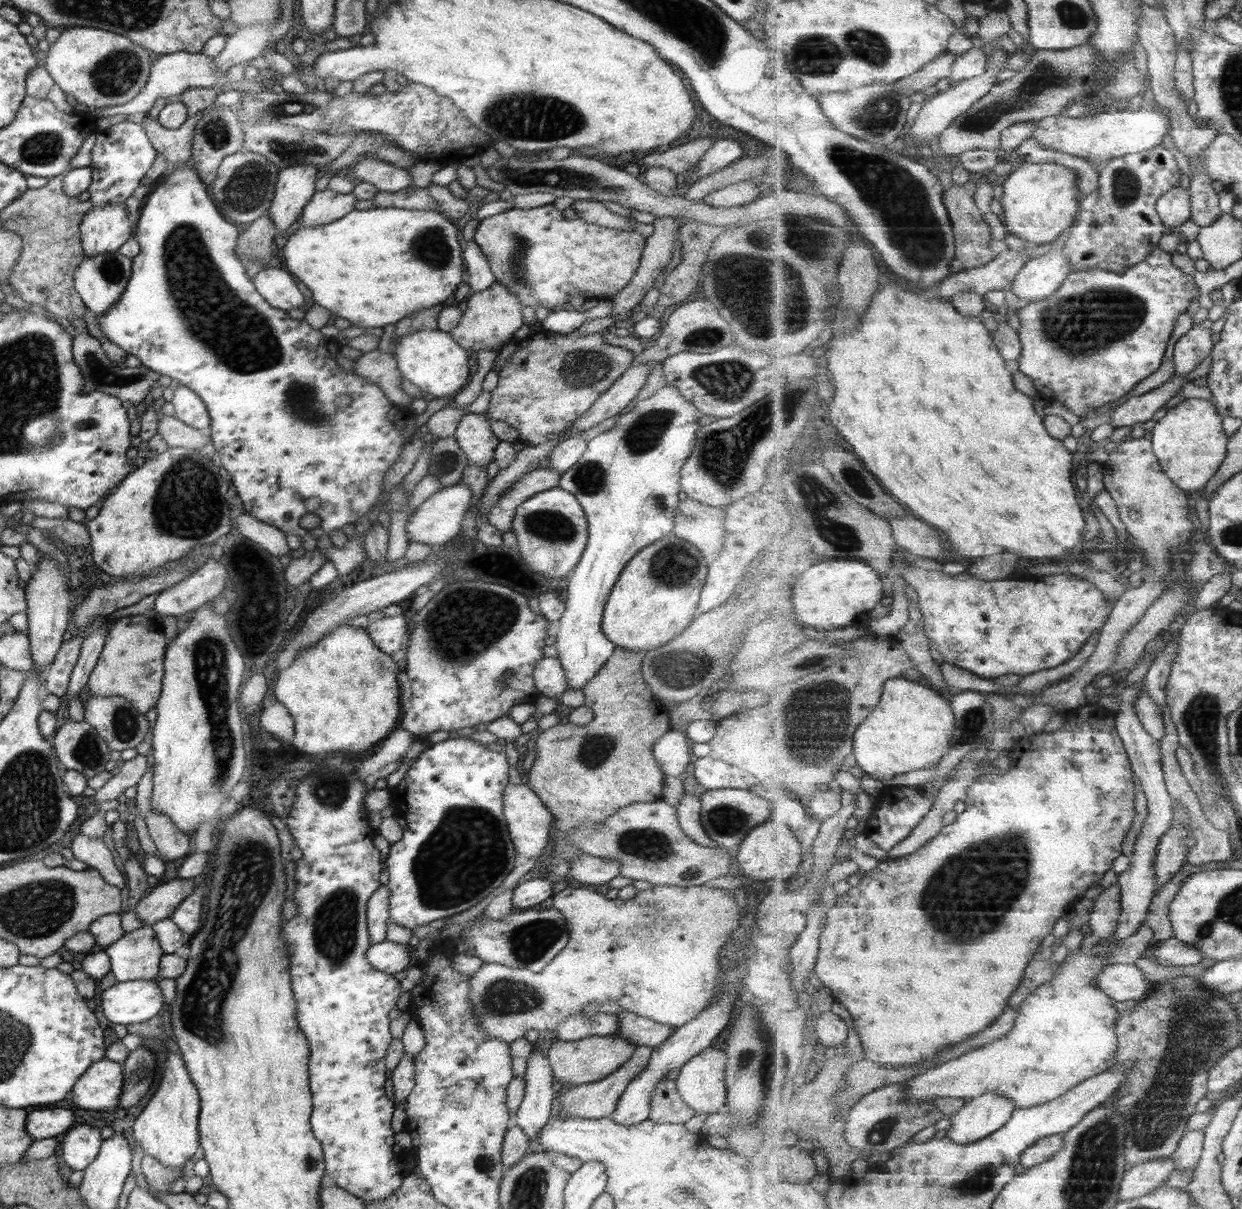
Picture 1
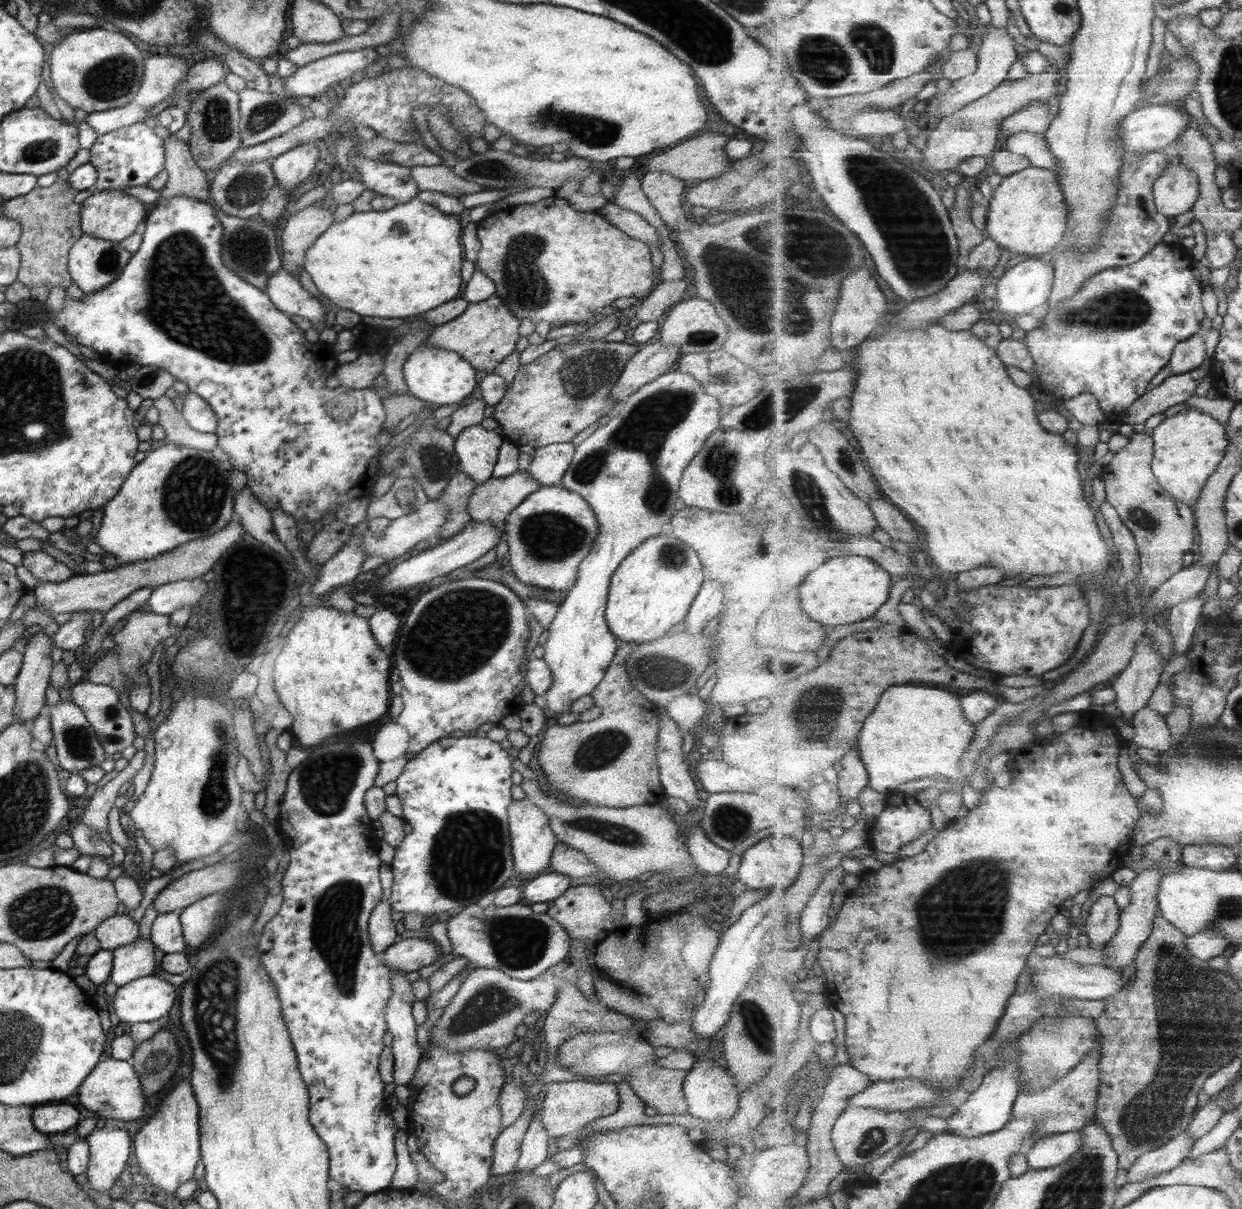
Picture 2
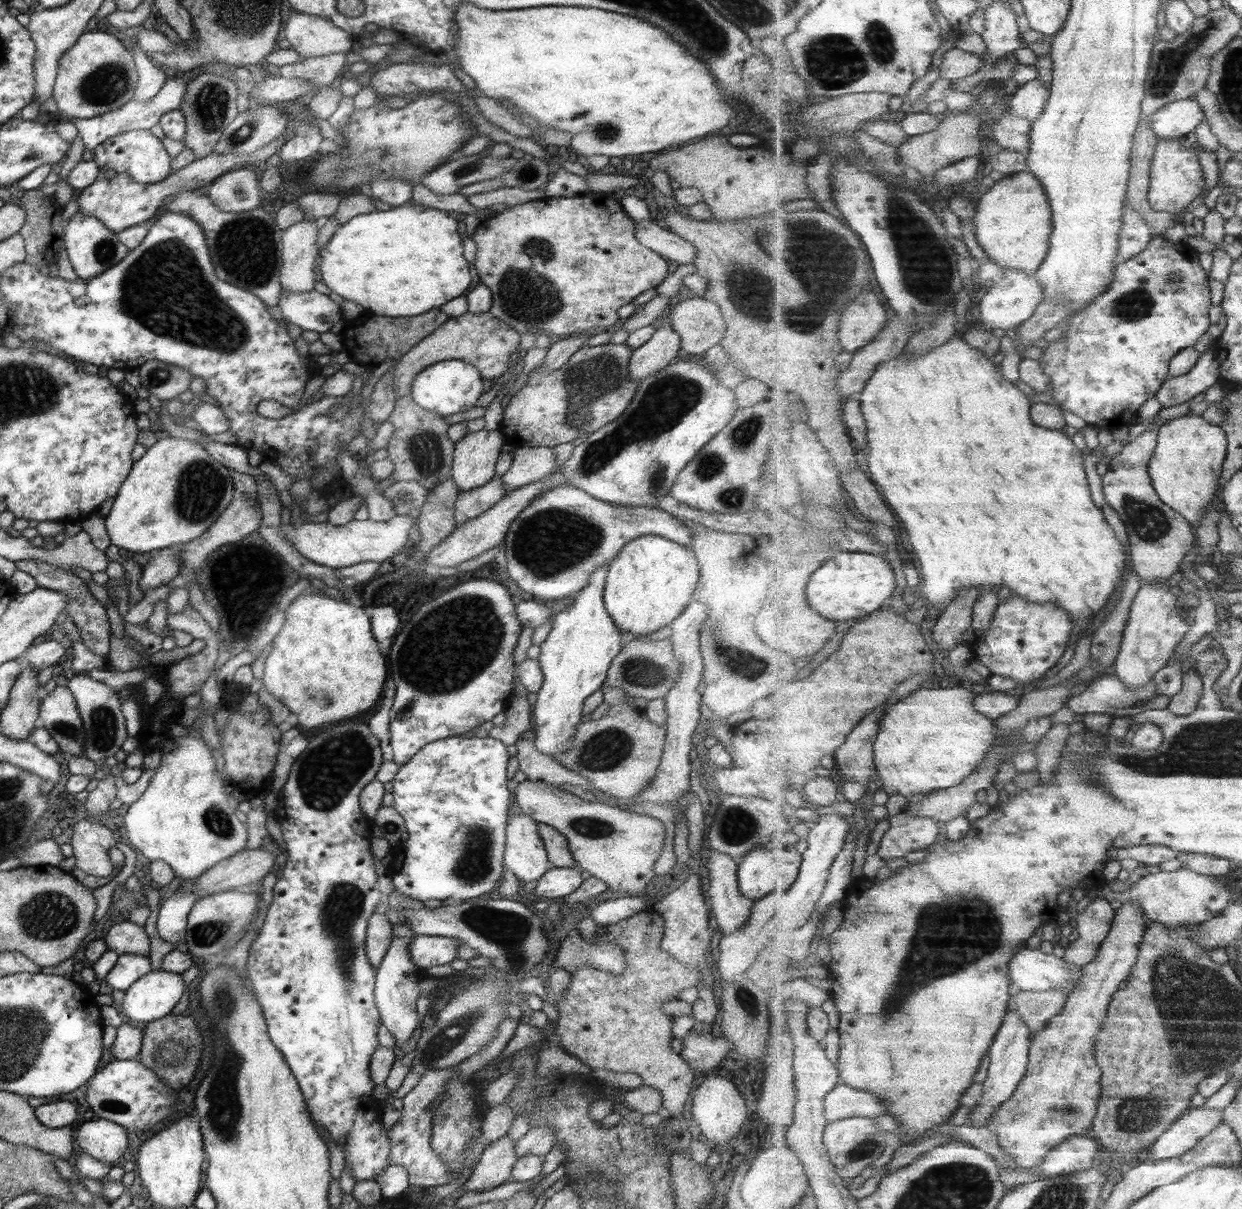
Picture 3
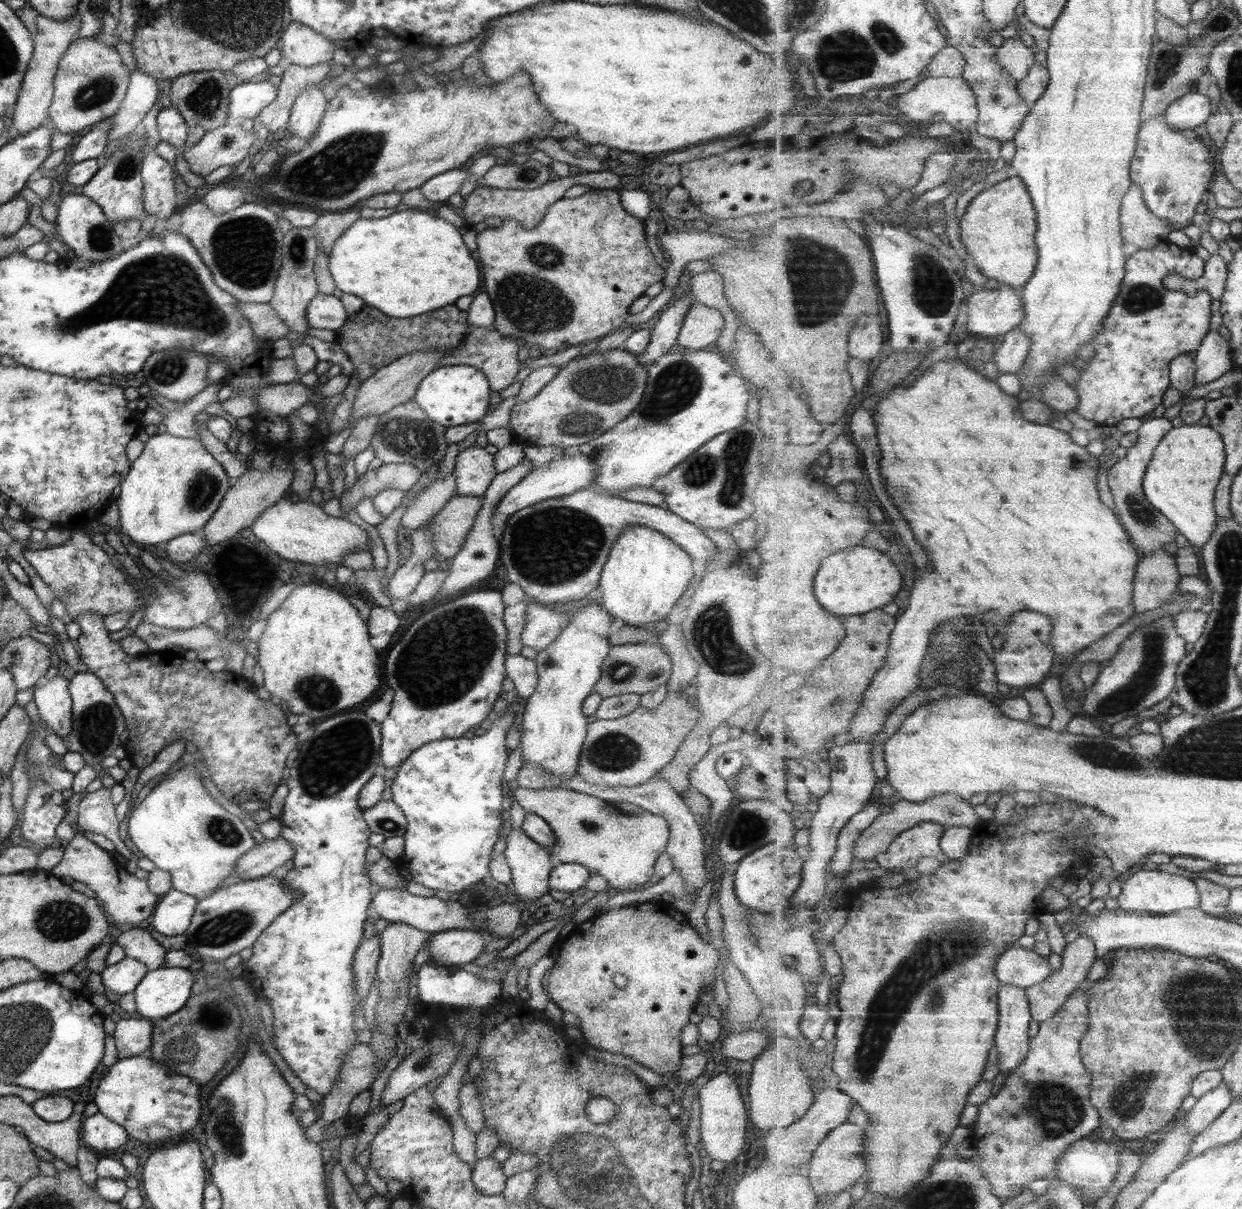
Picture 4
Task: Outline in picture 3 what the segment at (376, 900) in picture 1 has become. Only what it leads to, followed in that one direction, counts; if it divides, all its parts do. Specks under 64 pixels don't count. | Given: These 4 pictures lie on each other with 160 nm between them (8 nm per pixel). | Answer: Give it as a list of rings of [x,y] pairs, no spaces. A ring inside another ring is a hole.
[[[383,908],[378,909],[368,918],[364,945],[371,968],[379,967],[381,959],[394,937],[391,933],[391,925],[383,914]]]

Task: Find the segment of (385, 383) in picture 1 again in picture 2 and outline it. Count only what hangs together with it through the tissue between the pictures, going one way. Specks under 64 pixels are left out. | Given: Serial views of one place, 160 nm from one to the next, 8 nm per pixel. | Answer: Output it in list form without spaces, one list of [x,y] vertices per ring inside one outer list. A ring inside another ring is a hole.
[[[361,353],[353,362],[339,365],[334,375],[341,388],[368,389],[373,386],[375,378],[382,374],[383,362],[377,353]]]

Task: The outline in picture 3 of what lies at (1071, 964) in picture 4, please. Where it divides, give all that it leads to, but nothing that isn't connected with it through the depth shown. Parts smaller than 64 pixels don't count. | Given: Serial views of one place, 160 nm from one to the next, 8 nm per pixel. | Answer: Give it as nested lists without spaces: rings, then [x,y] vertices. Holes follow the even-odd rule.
[[[1095,899],[1081,912],[1078,912],[1078,939],[1066,948],[1064,959],[1083,968],[1095,960],[1101,943],[1107,938],[1112,927],[1116,911],[1107,900]],[[1055,990],[1047,992],[1019,991],[1011,998],[1012,1006],[1026,1020],[1035,1033],[1046,1028],[1052,1018],[1062,1013],[1069,992]]]

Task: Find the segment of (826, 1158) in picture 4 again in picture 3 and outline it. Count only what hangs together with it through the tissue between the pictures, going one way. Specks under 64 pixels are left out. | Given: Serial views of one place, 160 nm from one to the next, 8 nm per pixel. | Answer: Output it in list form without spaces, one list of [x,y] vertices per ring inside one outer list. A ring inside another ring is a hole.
[[[854,1116],[827,1124],[824,1132],[824,1143],[830,1154],[831,1162],[835,1165],[839,1176],[847,1182],[859,1178],[859,1174],[877,1162],[885,1148],[892,1141],[889,1133],[881,1130],[873,1117]]]

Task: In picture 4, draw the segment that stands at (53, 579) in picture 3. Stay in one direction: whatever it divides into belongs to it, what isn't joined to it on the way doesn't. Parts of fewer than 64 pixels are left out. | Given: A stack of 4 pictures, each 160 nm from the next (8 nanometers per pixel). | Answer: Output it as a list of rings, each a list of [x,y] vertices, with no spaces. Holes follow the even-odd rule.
[[[93,611],[80,612],[72,618],[79,625],[81,633],[77,640],[78,658],[86,664],[103,686],[112,694],[120,713],[125,718],[128,730],[124,744],[126,758],[139,772],[153,762],[157,753],[173,740],[183,738],[195,742],[196,748],[205,756],[209,779],[221,794],[239,806],[247,800],[269,801],[271,793],[281,782],[285,758],[297,748],[296,738],[290,726],[286,725],[286,714],[273,699],[259,699],[255,695],[256,685],[240,674],[223,670],[209,672],[203,661],[185,661],[178,653],[165,657],[162,652],[147,652],[131,656],[121,650],[117,641],[109,640],[108,630],[103,624],[104,615]]]

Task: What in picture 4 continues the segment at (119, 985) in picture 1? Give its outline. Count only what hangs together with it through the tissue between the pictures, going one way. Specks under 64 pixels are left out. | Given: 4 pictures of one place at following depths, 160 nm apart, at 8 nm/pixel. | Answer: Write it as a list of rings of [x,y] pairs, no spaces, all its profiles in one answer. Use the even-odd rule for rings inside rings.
[[[157,968],[149,970],[132,990],[137,1016],[143,1019],[160,1019],[187,1002],[195,974],[185,968]]]

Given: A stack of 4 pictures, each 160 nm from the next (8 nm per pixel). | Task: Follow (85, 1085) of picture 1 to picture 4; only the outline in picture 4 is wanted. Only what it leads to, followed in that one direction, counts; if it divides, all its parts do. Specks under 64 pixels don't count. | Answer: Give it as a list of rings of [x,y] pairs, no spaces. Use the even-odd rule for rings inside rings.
[[[148,1053],[131,1056],[115,1061],[97,1084],[91,1101],[97,1106],[99,1114],[107,1120],[123,1127],[123,1130],[131,1138],[130,1140],[141,1140],[141,1142],[153,1142],[163,1145],[167,1140],[175,1142],[189,1137],[191,1129],[197,1124],[201,1117],[201,1103],[199,1103],[200,1085],[188,1076],[181,1076],[173,1072],[170,1067],[161,1065],[150,1059]]]

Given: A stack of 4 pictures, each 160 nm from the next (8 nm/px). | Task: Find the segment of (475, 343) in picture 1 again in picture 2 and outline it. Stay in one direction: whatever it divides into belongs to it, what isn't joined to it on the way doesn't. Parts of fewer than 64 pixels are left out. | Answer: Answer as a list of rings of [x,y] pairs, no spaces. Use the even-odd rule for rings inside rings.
[[[495,294],[478,303],[468,303],[467,308],[453,320],[440,324],[430,331],[423,344],[455,352],[473,369],[493,373],[495,367],[515,348],[519,337],[517,327],[520,318],[516,317]]]

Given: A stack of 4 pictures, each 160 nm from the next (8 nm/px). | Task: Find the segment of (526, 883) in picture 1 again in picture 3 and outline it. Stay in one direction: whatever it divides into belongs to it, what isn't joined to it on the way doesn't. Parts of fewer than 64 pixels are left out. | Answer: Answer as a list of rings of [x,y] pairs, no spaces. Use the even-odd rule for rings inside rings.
[[[551,866],[535,886],[535,894],[543,898],[563,898],[571,894],[583,882],[577,868],[554,868]]]

